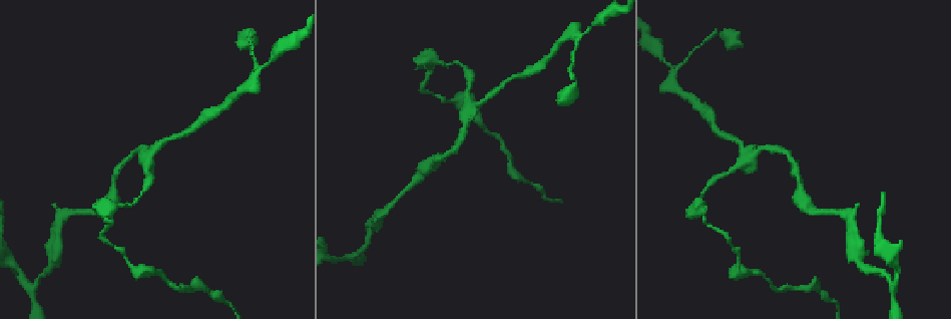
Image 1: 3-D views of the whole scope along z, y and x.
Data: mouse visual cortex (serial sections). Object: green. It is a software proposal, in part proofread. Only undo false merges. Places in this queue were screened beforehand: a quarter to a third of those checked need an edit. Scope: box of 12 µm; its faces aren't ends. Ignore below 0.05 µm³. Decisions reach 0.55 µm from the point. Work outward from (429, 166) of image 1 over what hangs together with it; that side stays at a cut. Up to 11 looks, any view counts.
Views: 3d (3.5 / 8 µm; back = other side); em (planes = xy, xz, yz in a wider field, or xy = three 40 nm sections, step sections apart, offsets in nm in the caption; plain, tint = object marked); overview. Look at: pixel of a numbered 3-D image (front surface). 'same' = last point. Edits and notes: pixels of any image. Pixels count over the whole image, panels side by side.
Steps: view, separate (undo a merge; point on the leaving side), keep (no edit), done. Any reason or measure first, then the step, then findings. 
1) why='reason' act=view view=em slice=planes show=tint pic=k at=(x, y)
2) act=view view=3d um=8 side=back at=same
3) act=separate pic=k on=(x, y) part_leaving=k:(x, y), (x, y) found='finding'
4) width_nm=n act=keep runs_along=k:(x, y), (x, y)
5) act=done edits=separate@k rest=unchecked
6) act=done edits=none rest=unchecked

why='arms part here' act=view view=3d um=8 pic=1 at=(145, 158)

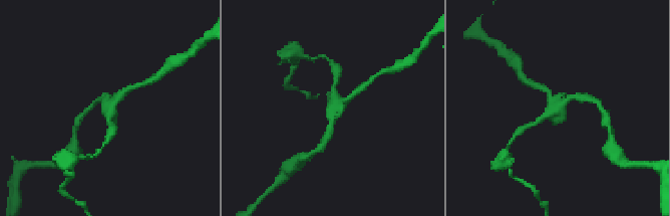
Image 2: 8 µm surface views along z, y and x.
why='shape alone is not enough' act=view view=em slice=xy step=2 show=tint pic=2 at=(333, 110)

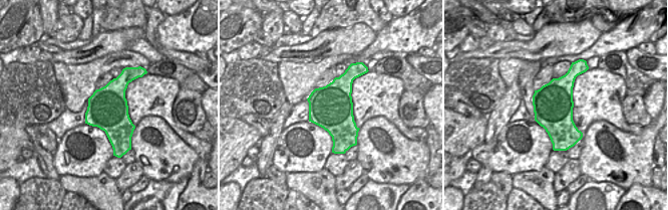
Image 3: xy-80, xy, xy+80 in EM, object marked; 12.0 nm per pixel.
act=keep found='continuous, no second cell'

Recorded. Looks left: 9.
why='side arm on a straight run' act=view view=3d um=8 pic=1 at=(673, 74)

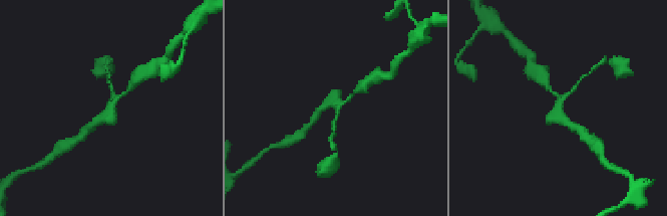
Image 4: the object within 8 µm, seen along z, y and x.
why='closer look' act=view view=3d um=3.5 pic=4 at=(563, 101)

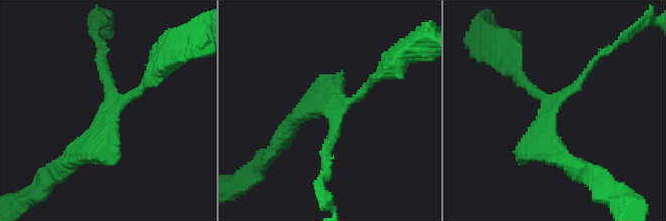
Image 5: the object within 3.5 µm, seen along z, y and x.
why='now the EM' act=view view=em slice=xy step=1 show=tint pic=5 at=(548, 113)

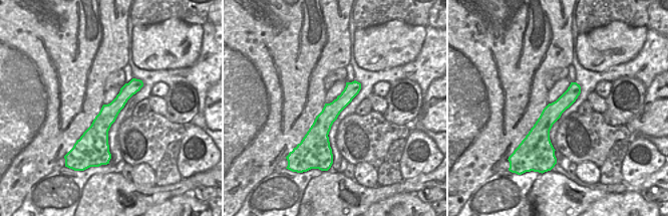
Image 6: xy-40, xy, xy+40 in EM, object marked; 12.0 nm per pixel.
width_nm=220 act=keep runs_along=5:(76, 153), (156, 72) found='one cell here'

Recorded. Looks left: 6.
why='sudden change in width' act=view view=3d um=3.5 pic=1 at=(702, 218)

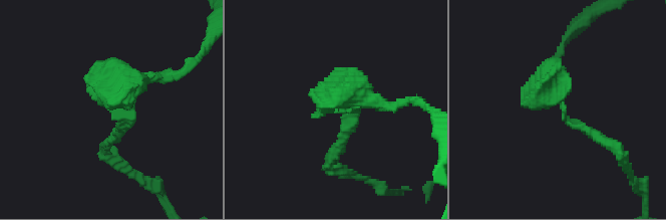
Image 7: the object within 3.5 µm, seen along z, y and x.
act=view view=em slice=xy step=2 show=tint pic=7 at=(122, 107)

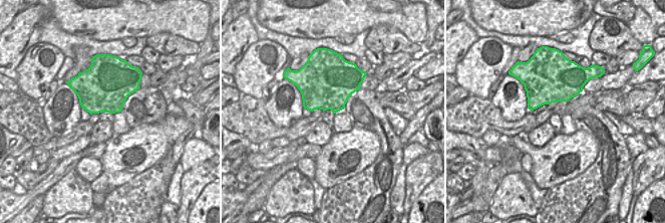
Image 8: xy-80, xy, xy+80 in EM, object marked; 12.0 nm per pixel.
act=view view=em slice=xy step=5 show=tint at=same

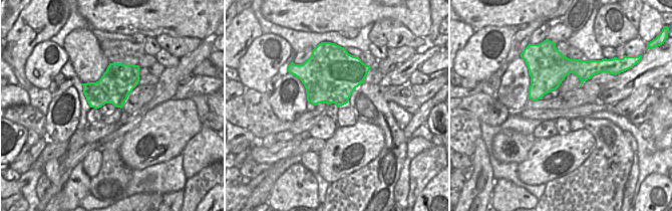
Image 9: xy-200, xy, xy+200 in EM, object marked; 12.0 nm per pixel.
act=keep runs_along=7:(556, 75), (563, 113), (604, 141) found='all the same cell'

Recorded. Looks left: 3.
why='arms part here' act=view view=3d um=3.5 pic=1 at=(739, 270)

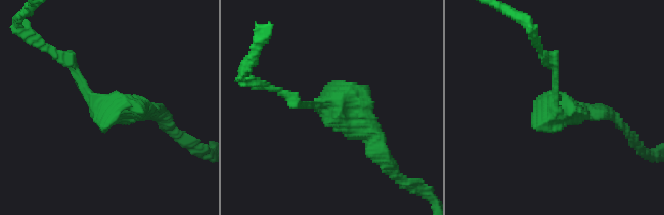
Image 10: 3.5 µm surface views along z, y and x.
act=keep found='all the same cell'

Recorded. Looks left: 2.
act=done edits=none rest=unchecked

